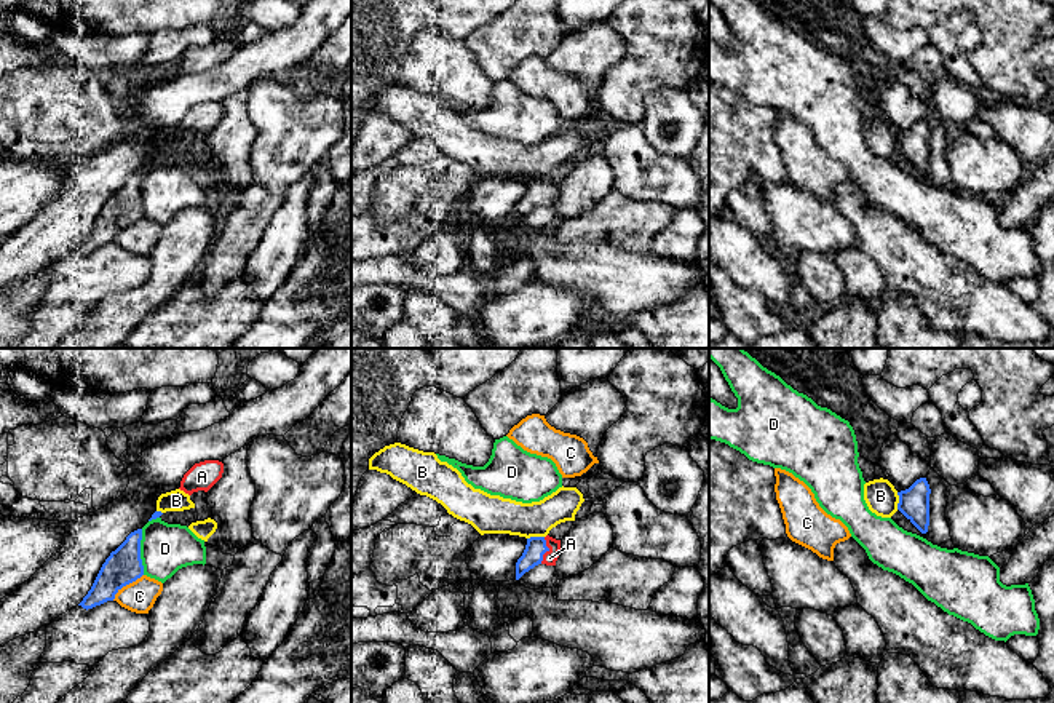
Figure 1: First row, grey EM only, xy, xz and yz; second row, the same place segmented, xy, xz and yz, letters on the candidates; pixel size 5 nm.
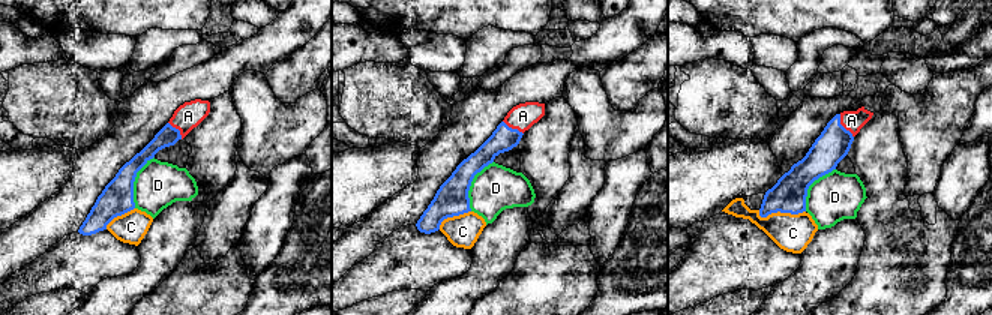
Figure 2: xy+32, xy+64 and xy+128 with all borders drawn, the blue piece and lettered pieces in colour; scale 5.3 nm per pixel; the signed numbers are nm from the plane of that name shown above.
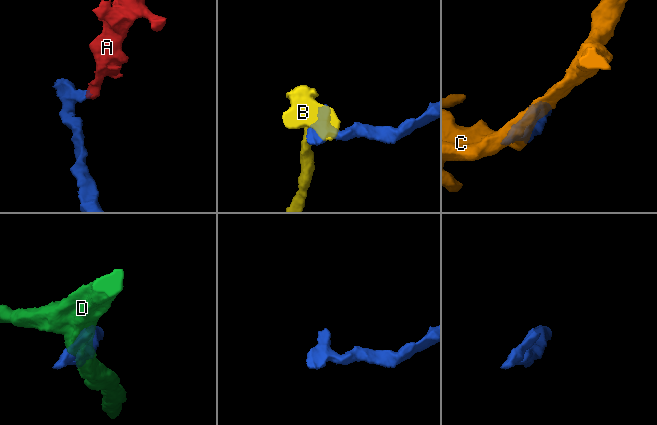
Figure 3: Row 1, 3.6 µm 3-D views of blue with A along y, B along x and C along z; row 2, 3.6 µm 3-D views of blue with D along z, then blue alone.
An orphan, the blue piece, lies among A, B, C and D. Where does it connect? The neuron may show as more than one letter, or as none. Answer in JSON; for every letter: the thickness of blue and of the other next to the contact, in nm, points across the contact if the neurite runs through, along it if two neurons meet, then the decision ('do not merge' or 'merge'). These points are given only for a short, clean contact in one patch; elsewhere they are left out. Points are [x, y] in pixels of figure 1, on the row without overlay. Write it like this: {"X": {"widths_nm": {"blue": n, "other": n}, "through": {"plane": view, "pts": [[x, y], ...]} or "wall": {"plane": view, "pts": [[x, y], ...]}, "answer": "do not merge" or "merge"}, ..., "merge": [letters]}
{"A": {"widths_nm": {"blue": 100, "other": 70}, "through": {"plane": "xz", "pts": [[535, 190], [548, 192], [550, 200]]}, "answer": "merge"}, "B": {"widths_nm": {"blue": 100, "other": 190}, "wall": {"plane": "xz", "pts": [[543, 178], [530, 178], [527, 181]]}, "answer": "do not merge"}, "C": {"widths_nm": {"blue": 180, "other": 160}, "answer": "do not merge"}, "D": {"widths_nm": {"blue": 180, "other": 260}, "answer": "do not merge"}, "merge": ["A"]}

